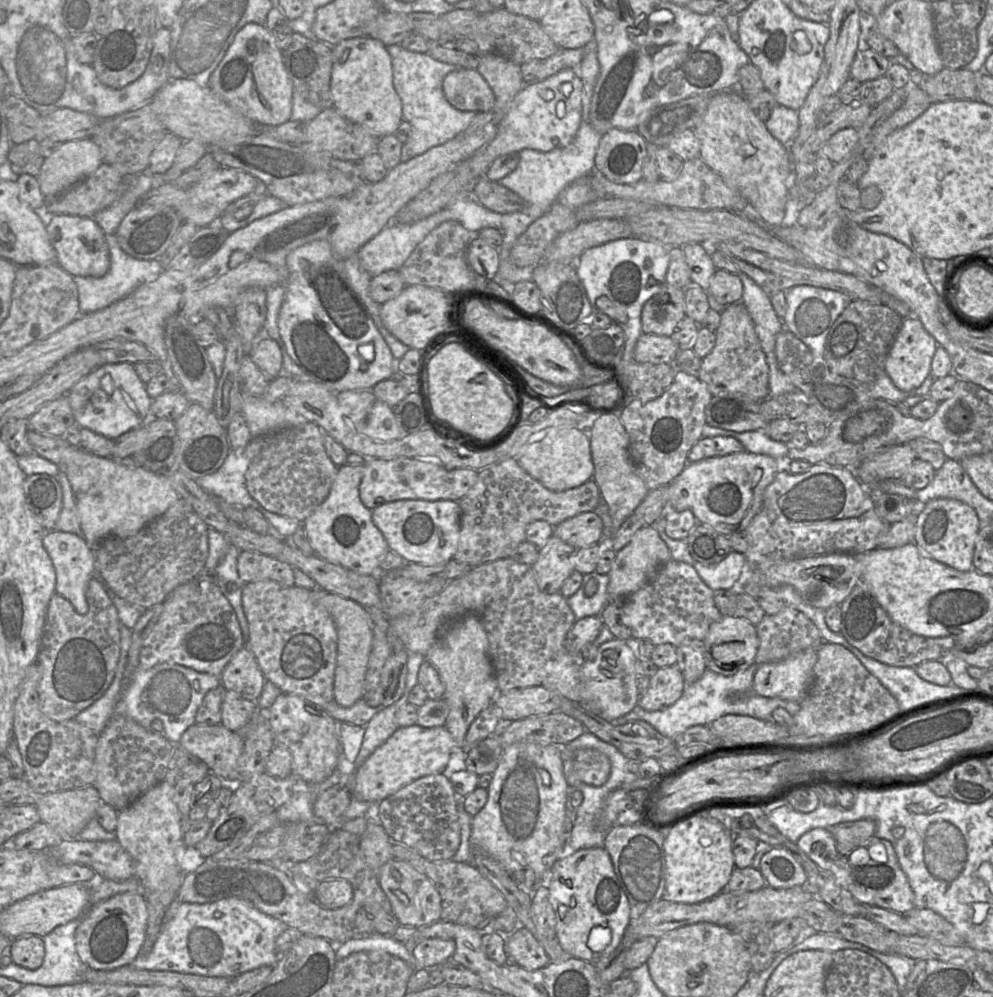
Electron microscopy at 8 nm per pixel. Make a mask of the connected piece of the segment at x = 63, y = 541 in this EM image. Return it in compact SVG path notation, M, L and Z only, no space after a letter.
M48 531L42 540L56 573L55 593L66 598L79 614L86 614L89 605L86 600L86 588L95 576L95 556L82 535L63 531Z

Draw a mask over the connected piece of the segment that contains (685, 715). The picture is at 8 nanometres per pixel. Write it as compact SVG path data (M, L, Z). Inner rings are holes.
M753 663L747 669L733 676L723 676L706 669L702 677L693 684L686 685L680 699L664 710L646 711L636 705L629 713L612 721L613 725L624 725L633 720L643 720L654 727L663 736L673 740L675 736L687 729L703 725L709 726L712 722L725 715L750 716L759 720L772 720L773 711L784 708L791 716L800 710L800 703L778 698L762 697L752 692L754 676L759 665ZM735 695L746 695L744 698L735 698Z

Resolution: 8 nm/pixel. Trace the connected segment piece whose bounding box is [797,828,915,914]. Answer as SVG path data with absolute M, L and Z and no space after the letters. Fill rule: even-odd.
M815 828L800 837L798 847L821 869L830 871L836 881L848 890L853 897L864 905L877 906L899 914L912 910L914 905L914 892L908 879L901 869L896 851L893 845L886 839L872 836L859 847L866 847L880 843L885 847L887 860L879 862L870 856L861 859L858 863L852 863L848 856L839 853L837 844L826 828Z

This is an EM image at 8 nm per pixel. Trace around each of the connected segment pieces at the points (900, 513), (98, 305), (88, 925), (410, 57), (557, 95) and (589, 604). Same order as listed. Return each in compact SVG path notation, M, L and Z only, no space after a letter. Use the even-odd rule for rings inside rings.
M879 489L869 491L877 514L890 524L899 522L911 514L915 514L918 517L923 505L925 505L917 499L884 493Z
M106 234L105 238L110 256L108 272L101 277L74 277L78 289L80 314L88 314L108 307L126 297L140 285L156 280L163 271L163 266L159 259L136 259L120 247L115 234Z
M124 892L89 906L75 931L76 951L90 969L110 971L131 965L141 954L145 940L148 909L144 894Z
M399 44L387 45L387 50L392 58L394 88L402 101L403 119L412 126L412 135L403 143L401 151L401 162L407 162L455 138L479 112L460 111L444 95L443 79L457 66L439 61L427 52L410 51Z
M565 68L542 81L526 83L502 115L495 137L469 157L469 166L474 171L474 183L479 178L485 177L489 166L499 156L512 152L519 153L523 149L549 152L555 148L569 145L573 141L581 122L582 91L583 84L578 71L571 68ZM564 83L572 85L572 91L568 97L564 96L561 91L561 86ZM544 89L550 89L554 92L554 97L550 101L541 97L540 91ZM559 101L564 101L565 106L566 113L562 118L556 116L555 107Z
M596 571L583 575L580 588L569 598L567 603L571 608L576 620L587 616L600 615L601 611L610 602L607 593L609 584L608 574L598 574ZM591 579L597 581L597 591L590 597L586 596L585 588Z

